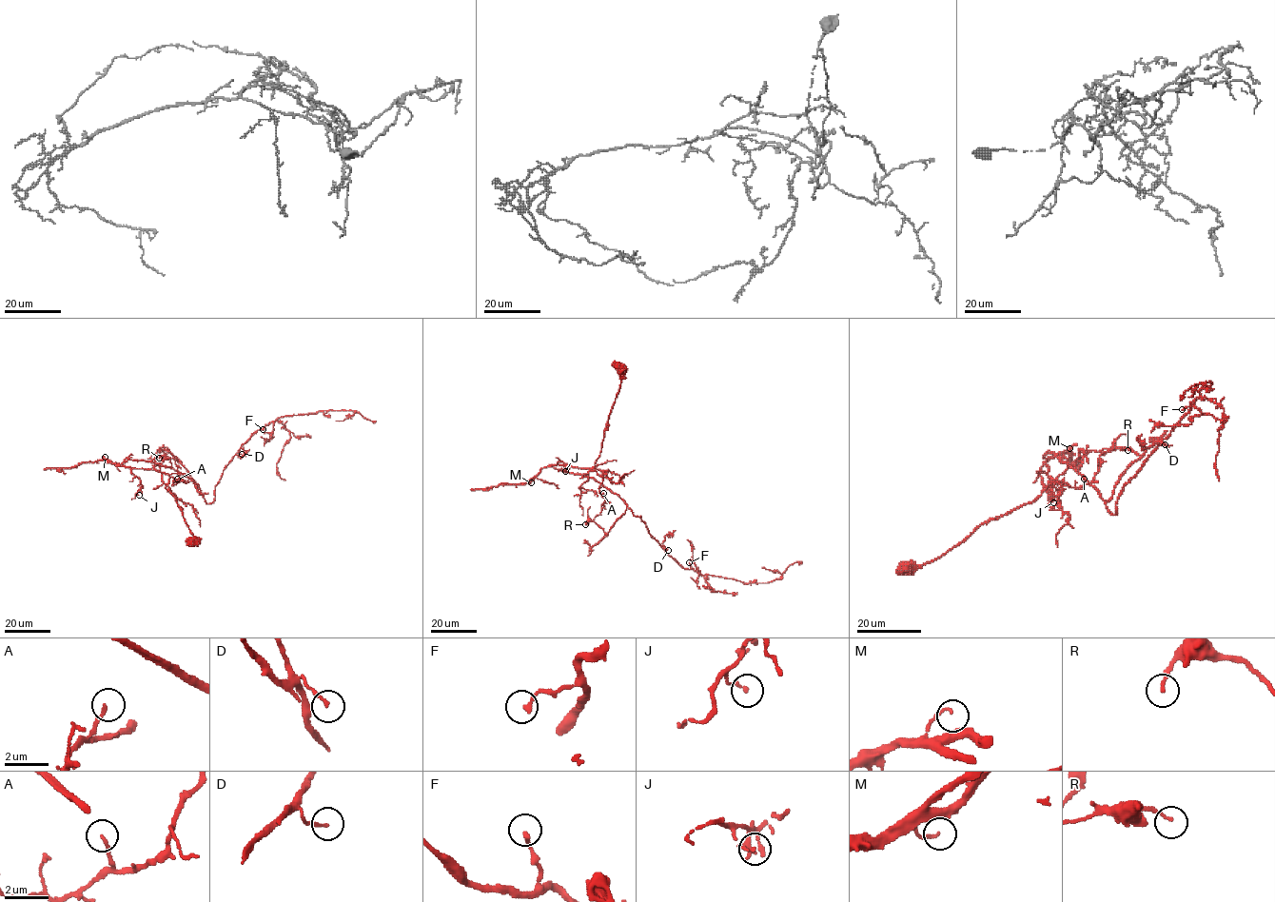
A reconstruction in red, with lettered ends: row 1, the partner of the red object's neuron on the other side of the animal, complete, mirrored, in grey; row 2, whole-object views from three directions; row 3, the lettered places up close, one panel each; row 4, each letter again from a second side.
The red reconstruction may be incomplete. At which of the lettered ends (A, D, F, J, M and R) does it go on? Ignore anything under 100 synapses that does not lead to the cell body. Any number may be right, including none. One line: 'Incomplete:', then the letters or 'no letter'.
Incomplete: no letter

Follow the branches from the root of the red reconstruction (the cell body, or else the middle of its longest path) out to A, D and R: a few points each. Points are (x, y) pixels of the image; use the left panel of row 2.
A: (194, 540), (168, 489), (169, 479), (173, 477), (178, 482), (174, 485), (177, 479)
D: (194, 540), (169, 476), (122, 464), (170, 466), (208, 503), (225, 466), (242, 454)
R: (194, 540), (168, 489), (169, 476), (122, 464), (132, 460), (170, 466), (200, 494), (181, 463), (159, 458)

